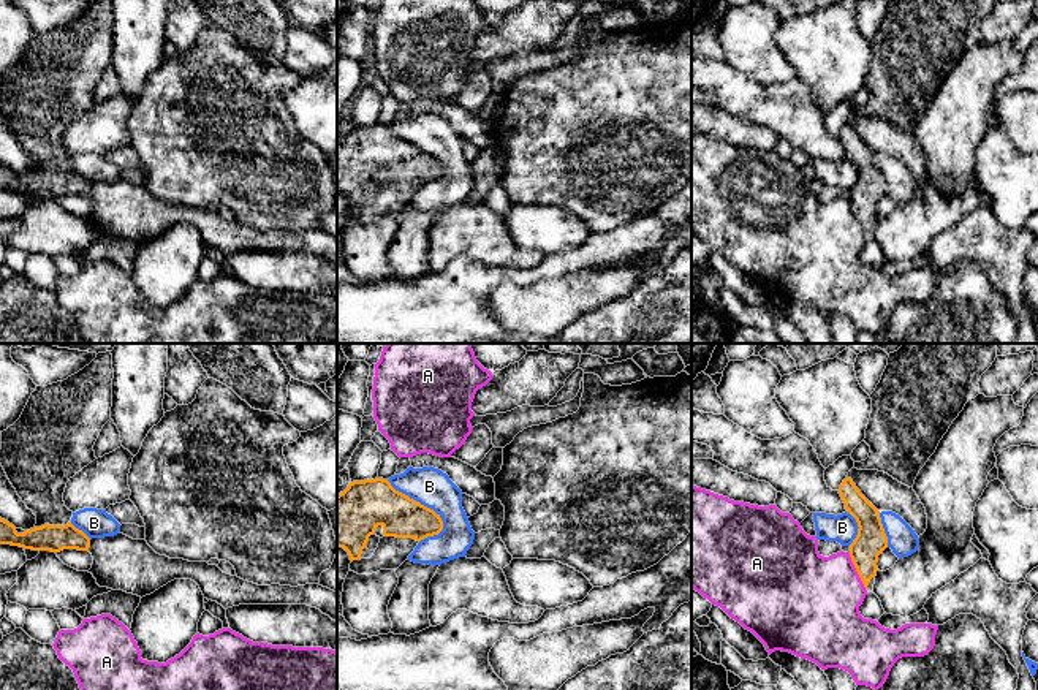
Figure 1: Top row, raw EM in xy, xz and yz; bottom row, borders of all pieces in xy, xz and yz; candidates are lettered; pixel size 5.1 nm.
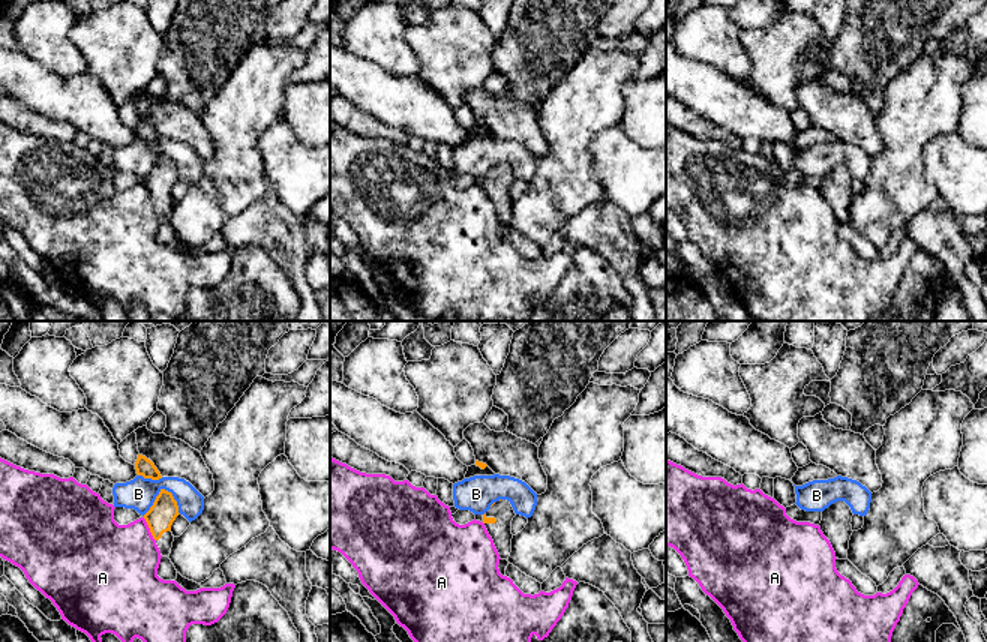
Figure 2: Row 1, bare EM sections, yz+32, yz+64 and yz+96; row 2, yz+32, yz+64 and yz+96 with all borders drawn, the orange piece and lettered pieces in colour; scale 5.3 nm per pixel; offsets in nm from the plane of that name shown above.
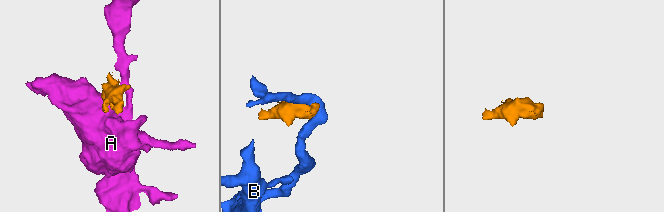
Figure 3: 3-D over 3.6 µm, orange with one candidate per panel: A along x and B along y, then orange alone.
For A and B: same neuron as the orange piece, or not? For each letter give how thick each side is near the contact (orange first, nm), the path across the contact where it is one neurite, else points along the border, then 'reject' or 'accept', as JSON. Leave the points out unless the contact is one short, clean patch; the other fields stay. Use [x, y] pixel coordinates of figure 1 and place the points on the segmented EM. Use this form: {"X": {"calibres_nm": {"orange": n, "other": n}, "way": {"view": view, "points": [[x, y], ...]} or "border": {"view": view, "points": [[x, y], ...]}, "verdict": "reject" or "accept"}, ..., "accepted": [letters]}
{"A": {"calibres_nm": {"orange": 160, "other": 440}, "border": {"view": "yz", "points": [[848, 553], [866, 591]]}, "verdict": "reject"}, "B": {"calibres_nm": {"orange": 240, "other": 200}, "verdict": "reject"}, "accepted": []}

